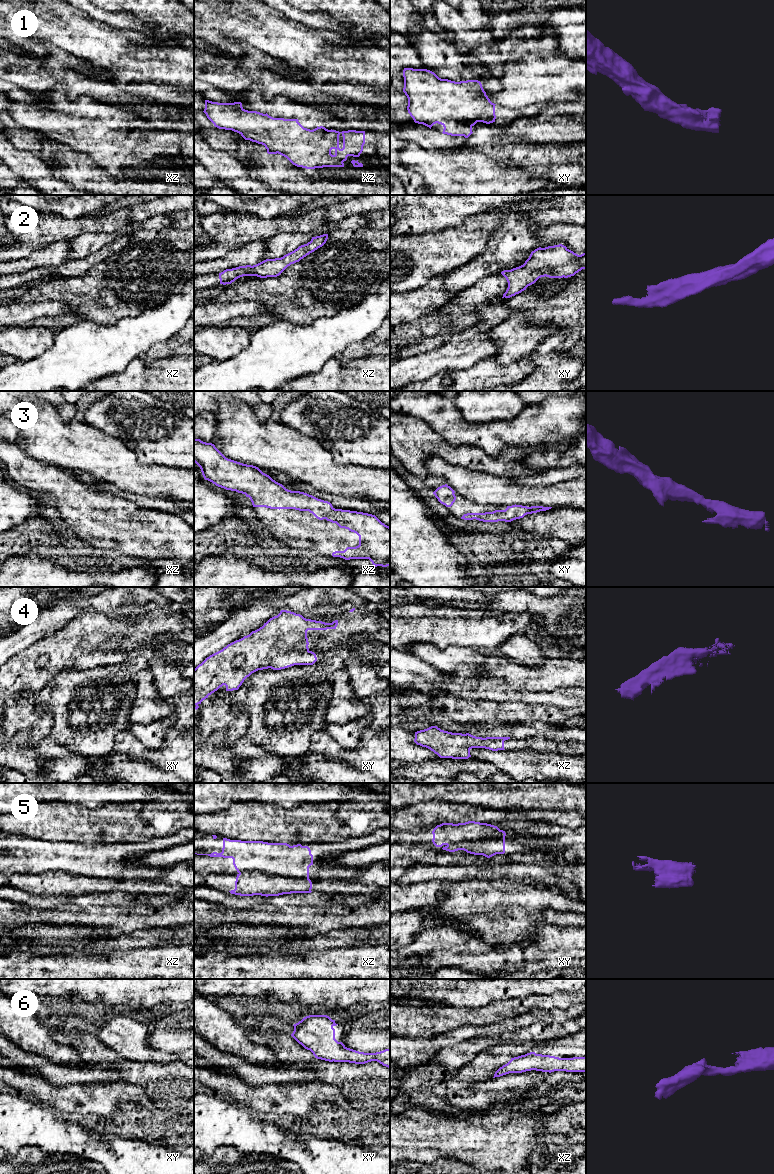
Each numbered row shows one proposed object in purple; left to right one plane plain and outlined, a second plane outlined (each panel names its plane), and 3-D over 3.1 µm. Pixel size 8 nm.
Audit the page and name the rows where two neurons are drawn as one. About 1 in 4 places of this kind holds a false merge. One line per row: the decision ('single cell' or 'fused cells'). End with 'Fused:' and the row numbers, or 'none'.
1: single cell
2: single cell
3: single cell
4: single cell
5: single cell
6: single cell
Fused: none

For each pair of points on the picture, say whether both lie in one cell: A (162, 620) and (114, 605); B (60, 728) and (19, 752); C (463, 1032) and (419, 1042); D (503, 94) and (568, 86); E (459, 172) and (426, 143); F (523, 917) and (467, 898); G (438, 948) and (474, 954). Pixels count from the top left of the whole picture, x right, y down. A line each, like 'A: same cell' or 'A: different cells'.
A: different cells
B: different cells
C: same cell
D: same cell
E: different cells
F: same cell
G: same cell

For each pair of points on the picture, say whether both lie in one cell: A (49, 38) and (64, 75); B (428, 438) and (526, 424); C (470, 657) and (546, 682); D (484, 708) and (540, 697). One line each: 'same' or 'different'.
A: different
B: different
C: same
D: different

